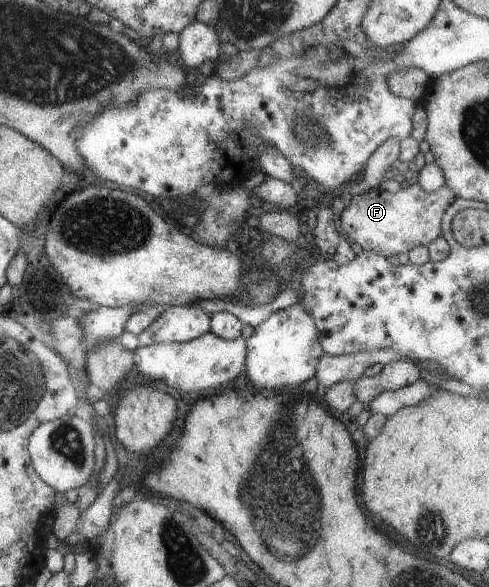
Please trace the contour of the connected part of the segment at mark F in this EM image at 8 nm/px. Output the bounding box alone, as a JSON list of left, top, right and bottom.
[339,181,454,257]

